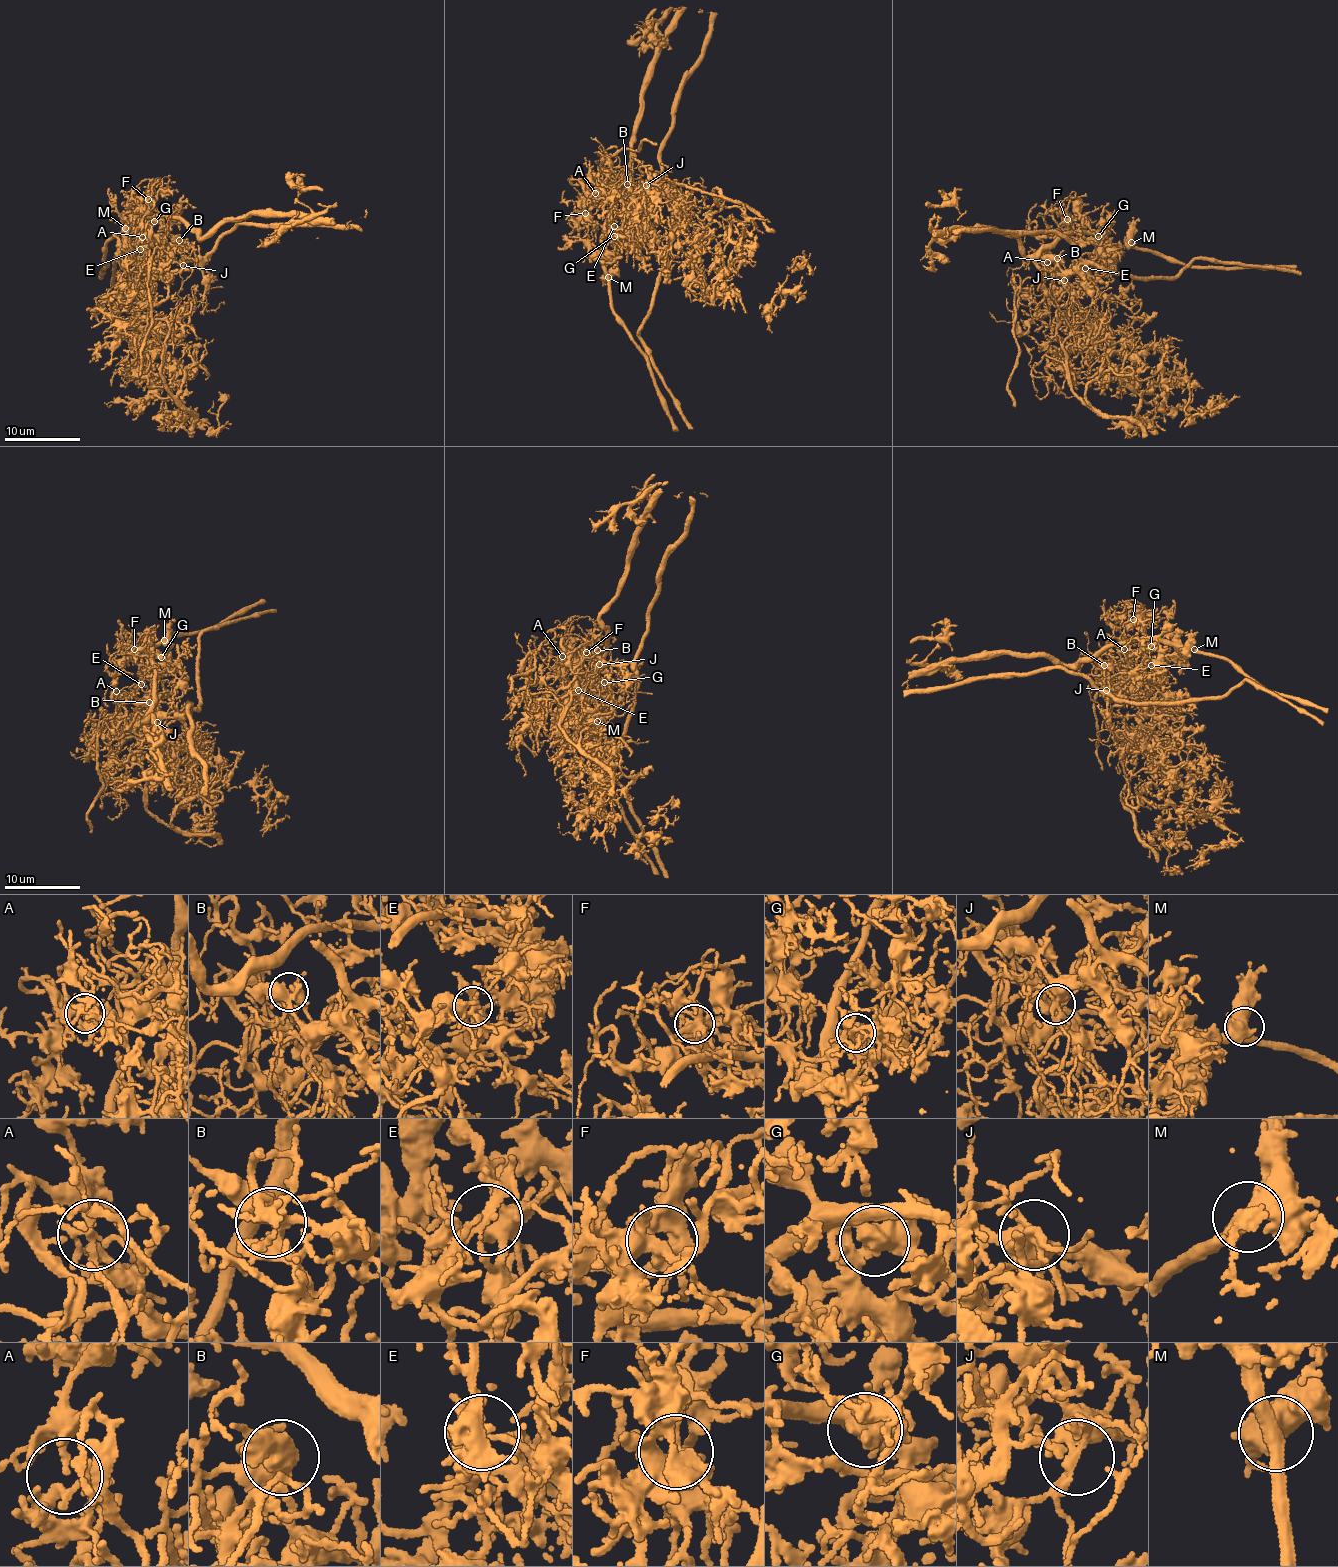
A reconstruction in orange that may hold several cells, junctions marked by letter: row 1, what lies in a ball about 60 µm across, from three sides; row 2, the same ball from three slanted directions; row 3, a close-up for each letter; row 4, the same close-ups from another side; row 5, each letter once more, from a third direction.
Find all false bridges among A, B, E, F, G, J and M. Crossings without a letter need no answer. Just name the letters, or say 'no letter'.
B, E, G, J

